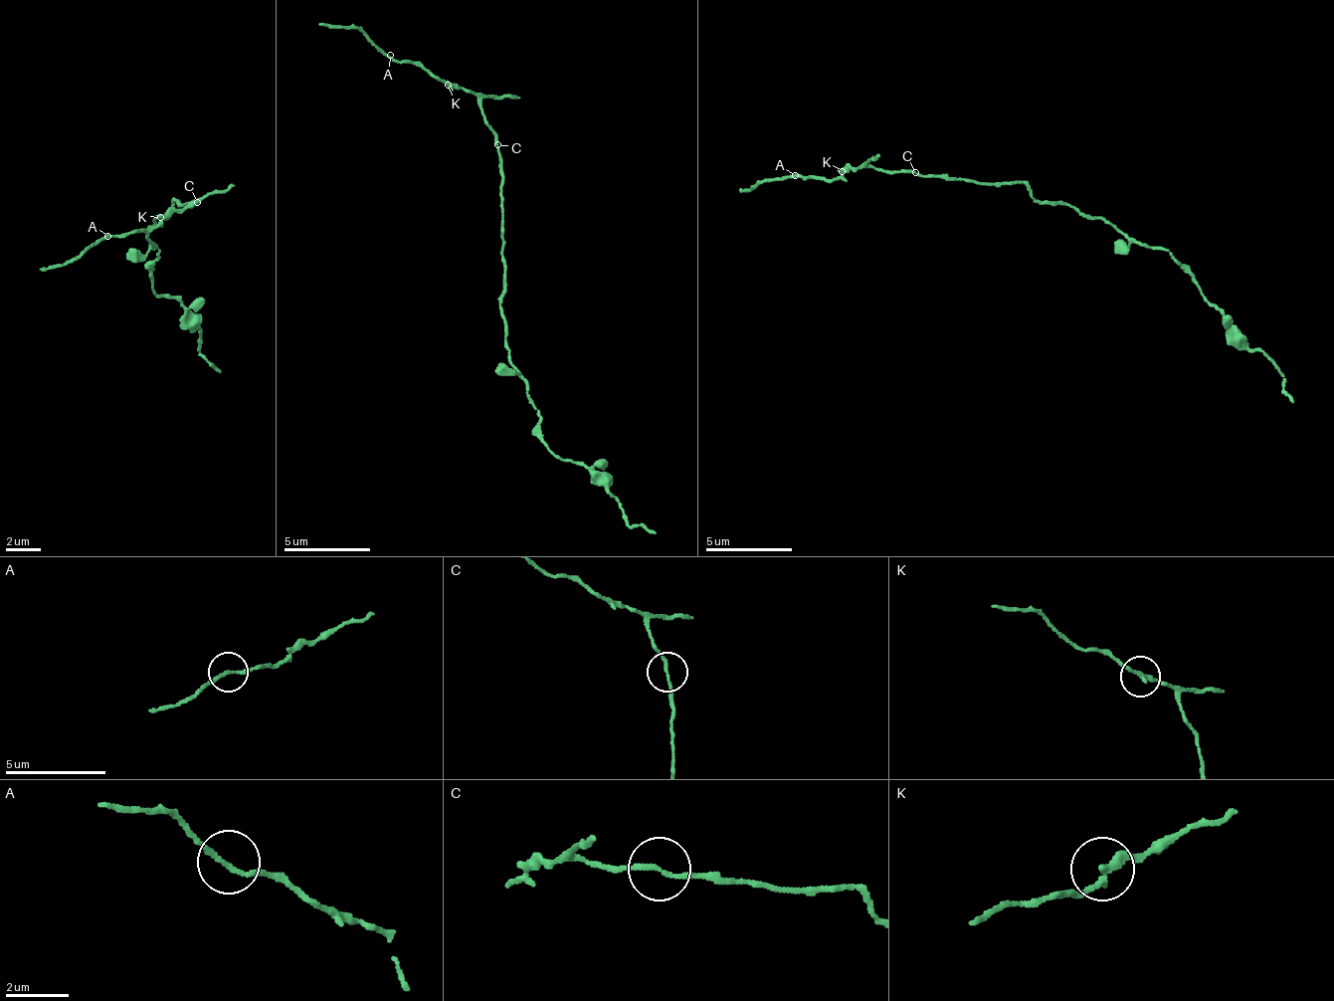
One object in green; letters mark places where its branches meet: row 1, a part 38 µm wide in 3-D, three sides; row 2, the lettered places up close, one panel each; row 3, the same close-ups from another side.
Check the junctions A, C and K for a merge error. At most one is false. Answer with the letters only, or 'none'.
C

